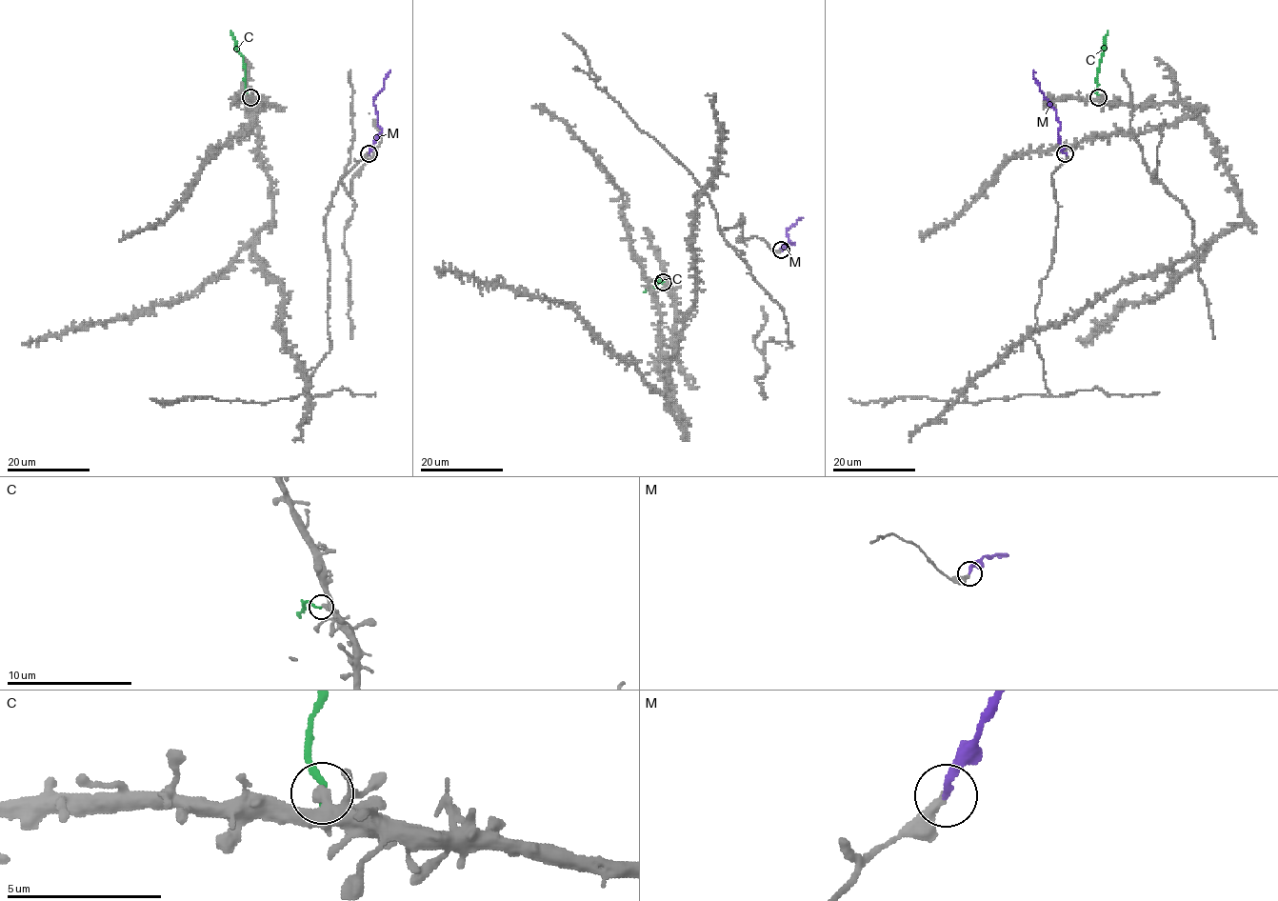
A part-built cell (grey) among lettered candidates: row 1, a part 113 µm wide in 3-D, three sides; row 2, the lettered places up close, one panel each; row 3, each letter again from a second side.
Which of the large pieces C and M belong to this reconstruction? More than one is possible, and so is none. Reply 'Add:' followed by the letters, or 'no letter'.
Add: M

